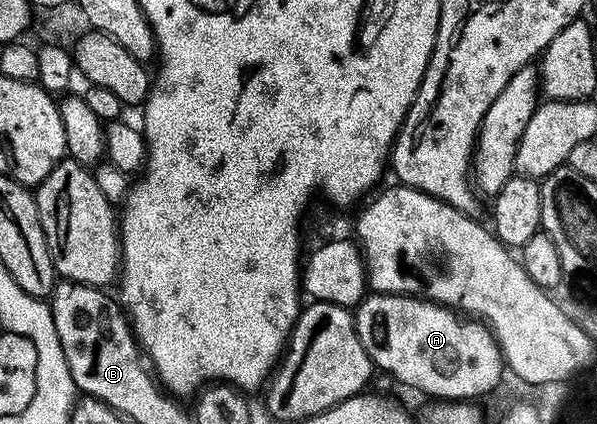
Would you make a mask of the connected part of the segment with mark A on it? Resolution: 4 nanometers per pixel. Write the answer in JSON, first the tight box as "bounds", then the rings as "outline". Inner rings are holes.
{"bounds":[353,293,505,400],"outline":[[[369,293],[365,299],[357,305],[353,311],[354,325],[357,330],[357,337],[360,338],[361,345],[364,346],[365,353],[375,364],[375,367],[388,374],[392,374],[400,383],[414,388],[420,392],[424,392],[438,400],[476,400],[478,396],[482,396],[492,391],[500,382],[502,372],[505,371],[505,361],[502,358],[502,352],[499,349],[498,341],[494,339],[490,329],[481,321],[473,318],[463,318],[459,313],[453,309],[440,305],[430,300],[423,300],[417,296],[396,295],[394,293]]]}

